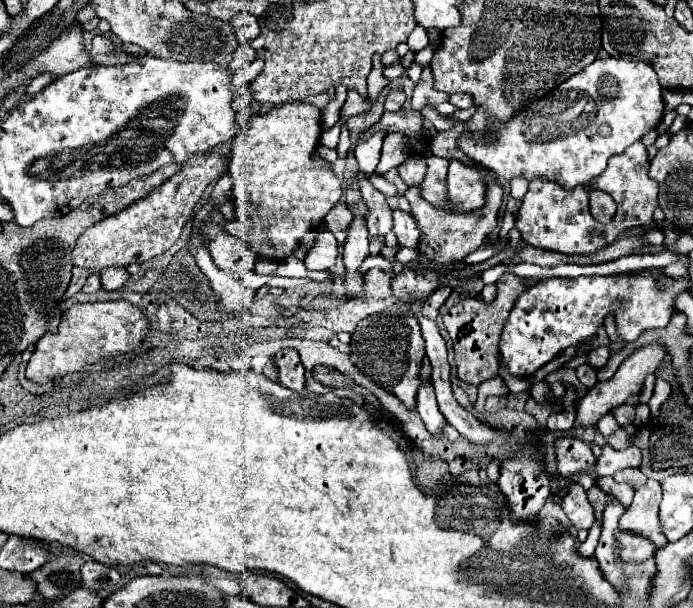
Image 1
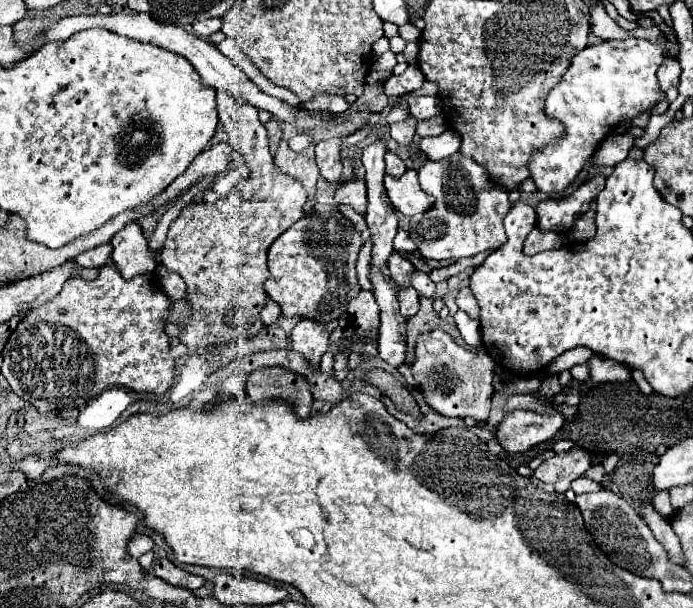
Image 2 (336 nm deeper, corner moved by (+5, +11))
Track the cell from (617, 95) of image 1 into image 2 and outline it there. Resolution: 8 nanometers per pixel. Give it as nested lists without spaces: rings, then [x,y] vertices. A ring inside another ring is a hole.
[[[626,39],[626,41],[600,41],[588,45],[586,49],[582,49],[572,57],[570,67],[564,73],[562,81],[546,97],[546,113],[564,123],[566,135],[556,145],[548,145],[540,153],[534,153],[528,165],[538,191],[546,191],[546,193],[564,191],[584,169],[586,161],[594,155],[594,149],[600,145],[600,141],[614,131],[614,127],[620,123],[622,117],[634,119],[638,113],[648,111],[658,103],[660,83],[656,79],[656,71],[664,63],[666,53],[668,51],[662,45],[650,43],[646,39]]]

